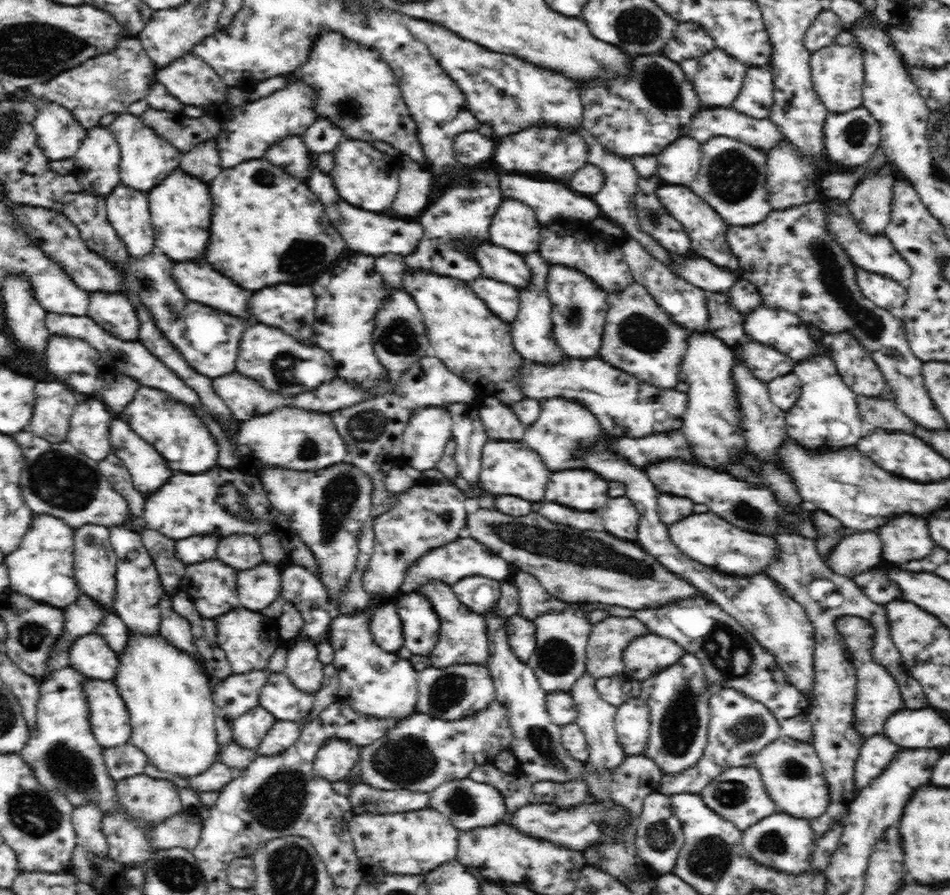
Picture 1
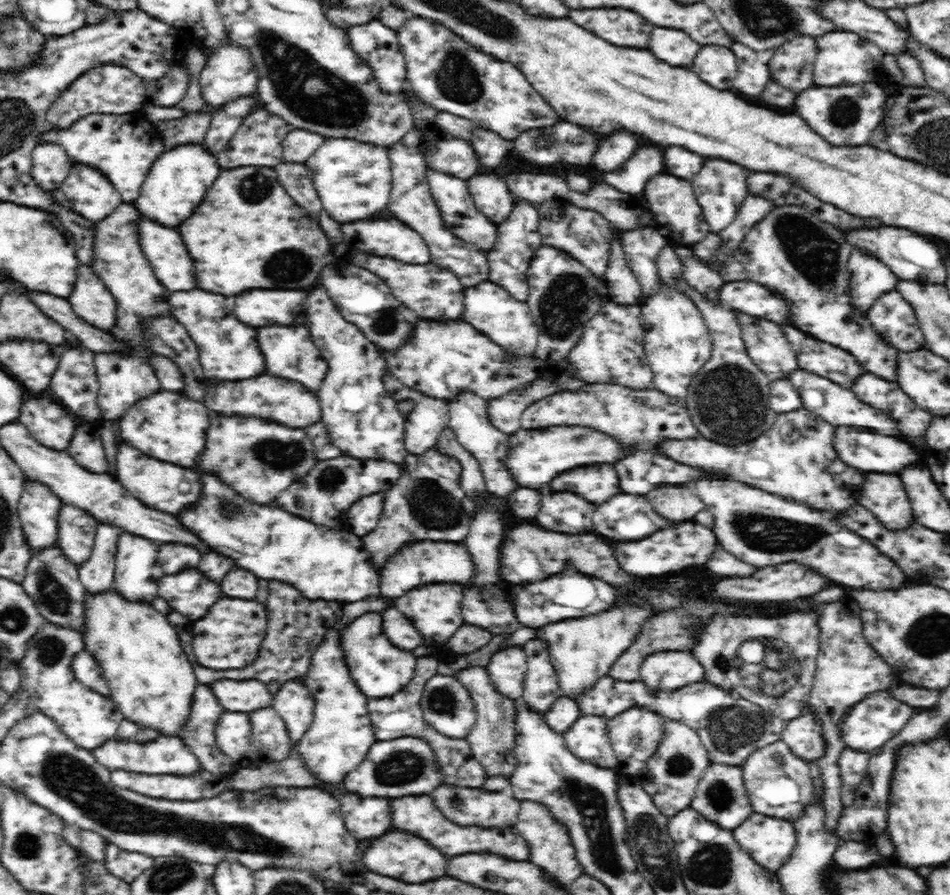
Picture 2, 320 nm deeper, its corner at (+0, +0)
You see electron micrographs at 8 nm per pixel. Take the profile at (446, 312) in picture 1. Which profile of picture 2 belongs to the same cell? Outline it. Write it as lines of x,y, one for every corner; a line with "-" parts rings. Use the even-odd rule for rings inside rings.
354,250
354,258
350,262
378,274
392,288
394,296
404,306
414,310
418,319
438,321
449,318
449,320
457,320
462,316
462,302
464,302
464,288
466,287
458,282
457,275
452,274
452,271
442,270
434,264
402,264
394,258
378,258
378,256
370,256
367,252
360,252
360,250
-
432,274
434,276
438,274
436,276
438,284
430,282
430,280
434,280

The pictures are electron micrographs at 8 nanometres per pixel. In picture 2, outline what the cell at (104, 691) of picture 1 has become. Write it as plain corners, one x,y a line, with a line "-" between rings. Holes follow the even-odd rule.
46,622
29,640
24,657
17,663
17,666
21,672
22,691
30,698
31,706
48,715
52,721
58,724
62,733
79,748
92,751
115,738
123,714
111,698
98,694
75,678
72,671
73,658
75,654
84,649
83,634
80,631

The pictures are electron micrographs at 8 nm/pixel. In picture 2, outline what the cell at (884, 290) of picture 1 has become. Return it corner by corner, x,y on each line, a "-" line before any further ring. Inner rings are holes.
897,290
879,296
866,315
878,335
900,352
924,348
926,339
915,310

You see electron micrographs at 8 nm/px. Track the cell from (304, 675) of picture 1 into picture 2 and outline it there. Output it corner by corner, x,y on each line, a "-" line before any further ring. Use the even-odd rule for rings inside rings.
302,679
282,685
272,698
272,708
284,720
291,747
297,748
314,716
314,697
305,688

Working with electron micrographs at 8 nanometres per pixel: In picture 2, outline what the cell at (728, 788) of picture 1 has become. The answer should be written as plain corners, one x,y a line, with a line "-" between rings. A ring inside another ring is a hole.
711,762
700,778
691,806
719,827
732,831
733,828
740,826
753,813
749,794
746,792
745,782
742,778
741,767

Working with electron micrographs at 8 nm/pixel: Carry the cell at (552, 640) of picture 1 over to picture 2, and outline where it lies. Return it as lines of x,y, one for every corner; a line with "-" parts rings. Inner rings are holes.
530,640
522,648
526,652
528,667
520,699
536,713
545,714
554,701
565,694
560,689
547,644

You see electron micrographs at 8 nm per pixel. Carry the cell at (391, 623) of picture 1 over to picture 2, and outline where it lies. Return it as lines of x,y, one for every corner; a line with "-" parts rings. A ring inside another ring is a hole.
388,608
382,614
384,618
384,634
390,638
390,642
398,648
412,651
420,647
422,636
418,634
418,630
414,630
412,622
408,618
404,618
396,608

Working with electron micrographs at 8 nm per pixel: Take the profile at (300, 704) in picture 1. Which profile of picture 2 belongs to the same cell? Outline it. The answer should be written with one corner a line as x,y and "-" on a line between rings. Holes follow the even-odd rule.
221,679
210,684
214,697
218,698
220,705
230,712
250,713
254,710
267,708
272,705
273,696
268,693
264,683
254,679
242,679
238,681

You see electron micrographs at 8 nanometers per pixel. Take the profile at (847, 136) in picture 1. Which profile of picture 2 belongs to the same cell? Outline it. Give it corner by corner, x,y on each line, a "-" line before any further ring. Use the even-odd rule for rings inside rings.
864,82
862,85
818,86
810,85
797,94
794,112
798,113
820,137
834,146
860,147
867,145
868,134
875,131
884,116
890,98
880,84

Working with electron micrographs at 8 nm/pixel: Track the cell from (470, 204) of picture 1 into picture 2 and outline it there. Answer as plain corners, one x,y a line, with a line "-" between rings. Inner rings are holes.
475,126
472,137
468,141
480,159
483,168
498,168
508,153
515,149
513,140
505,140
492,131
486,131

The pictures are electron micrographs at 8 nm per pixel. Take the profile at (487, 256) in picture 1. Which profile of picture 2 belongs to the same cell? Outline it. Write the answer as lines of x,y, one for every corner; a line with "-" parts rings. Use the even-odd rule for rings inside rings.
402,142
395,143
386,147
391,161
391,175
393,188
386,204
390,214
398,214
408,226
414,226
430,246
430,254
434,256
432,262
438,266
444,266
444,270
450,270
457,275
458,280
462,280
465,287
476,286
488,278
489,262
486,254
480,254
481,250
476,250
474,245
454,237
442,223
442,216
438,205
434,201
430,191
429,182
427,181
427,164
424,161
424,154
420,146
408,147

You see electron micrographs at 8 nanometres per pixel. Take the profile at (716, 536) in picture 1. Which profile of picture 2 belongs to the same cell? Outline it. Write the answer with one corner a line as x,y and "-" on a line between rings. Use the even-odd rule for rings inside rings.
682,522
672,528
658,530
640,542
616,542
614,546
618,546
618,554
622,554
622,566
626,566
626,570
634,570
638,576
658,576
688,566
706,564
714,552
716,534
696,522

